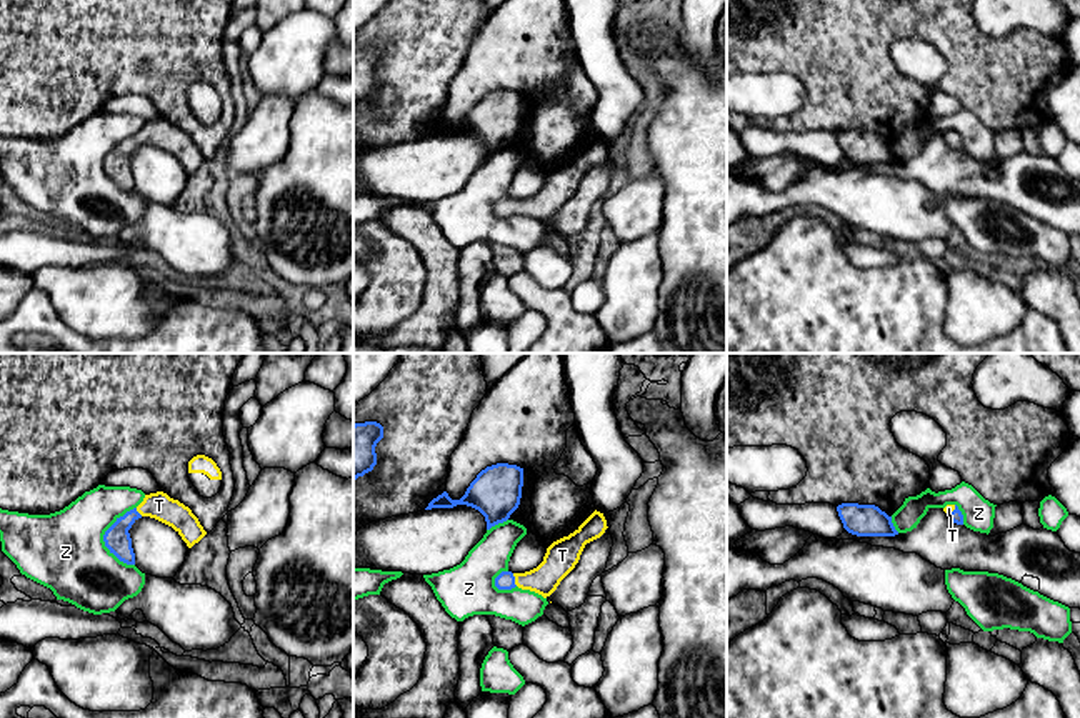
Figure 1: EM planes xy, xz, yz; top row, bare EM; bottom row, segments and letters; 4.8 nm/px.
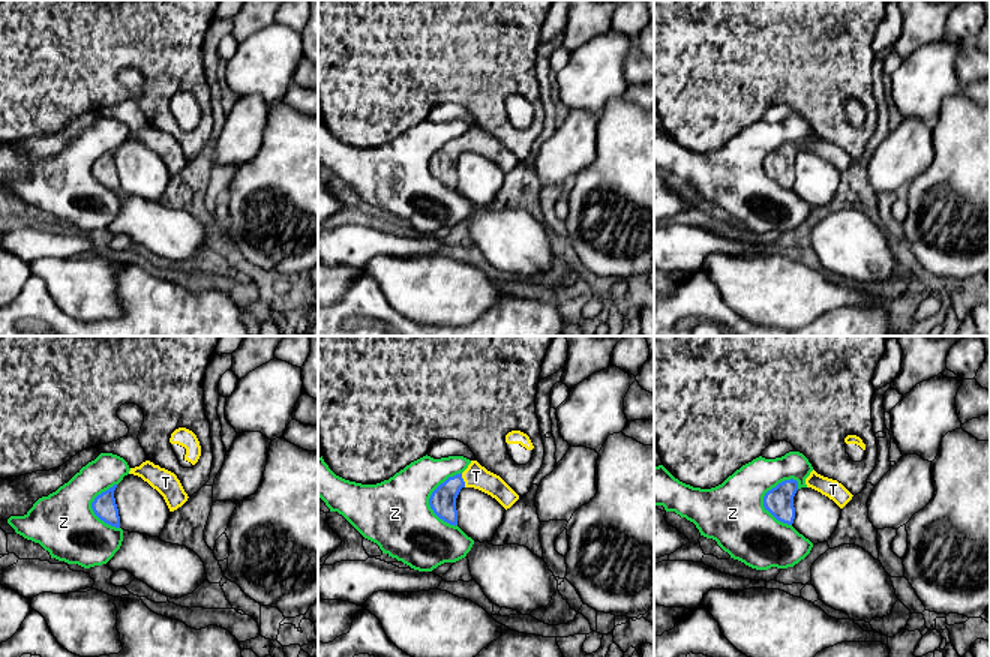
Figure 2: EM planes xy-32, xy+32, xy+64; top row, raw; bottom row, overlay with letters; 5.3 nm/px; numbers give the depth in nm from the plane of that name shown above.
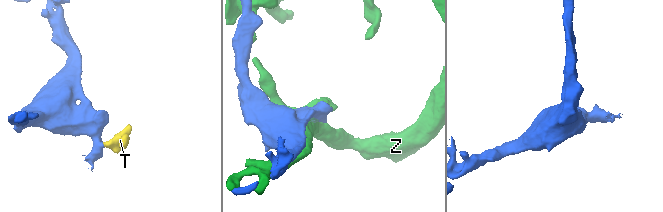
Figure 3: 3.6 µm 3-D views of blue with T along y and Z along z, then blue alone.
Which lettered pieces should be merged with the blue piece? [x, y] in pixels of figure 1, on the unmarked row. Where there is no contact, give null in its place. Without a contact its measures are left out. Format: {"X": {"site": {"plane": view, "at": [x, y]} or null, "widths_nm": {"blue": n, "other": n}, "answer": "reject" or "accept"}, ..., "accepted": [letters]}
{"T": {"site": {"plane": "xz", "at": [514, 207]}, "widths_nm": {"blue": 90, "other": 160}, "answer": "accept"}, "Z": {"site": {"plane": "xy", "at": [104, 162]}, "widths_nm": {"blue": 130, "other": 380}, "answer": "reject"}, "accepted": ["T"]}

